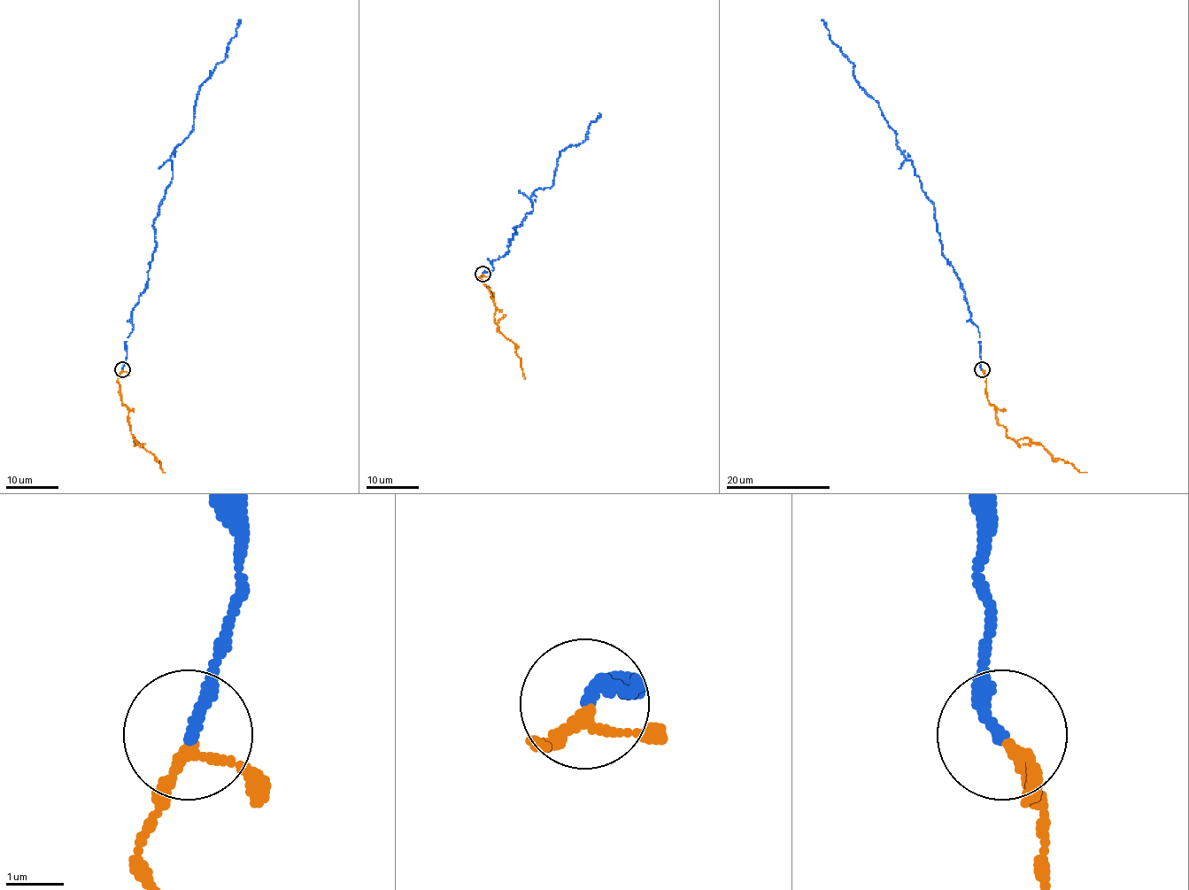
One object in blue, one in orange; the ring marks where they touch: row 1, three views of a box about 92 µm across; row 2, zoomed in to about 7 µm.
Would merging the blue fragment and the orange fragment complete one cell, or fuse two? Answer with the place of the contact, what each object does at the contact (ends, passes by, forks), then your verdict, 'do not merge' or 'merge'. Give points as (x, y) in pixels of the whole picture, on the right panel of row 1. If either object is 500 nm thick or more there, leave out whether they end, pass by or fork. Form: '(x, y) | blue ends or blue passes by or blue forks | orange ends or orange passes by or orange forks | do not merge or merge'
(982, 369) | blue ends | orange passes by | merge

